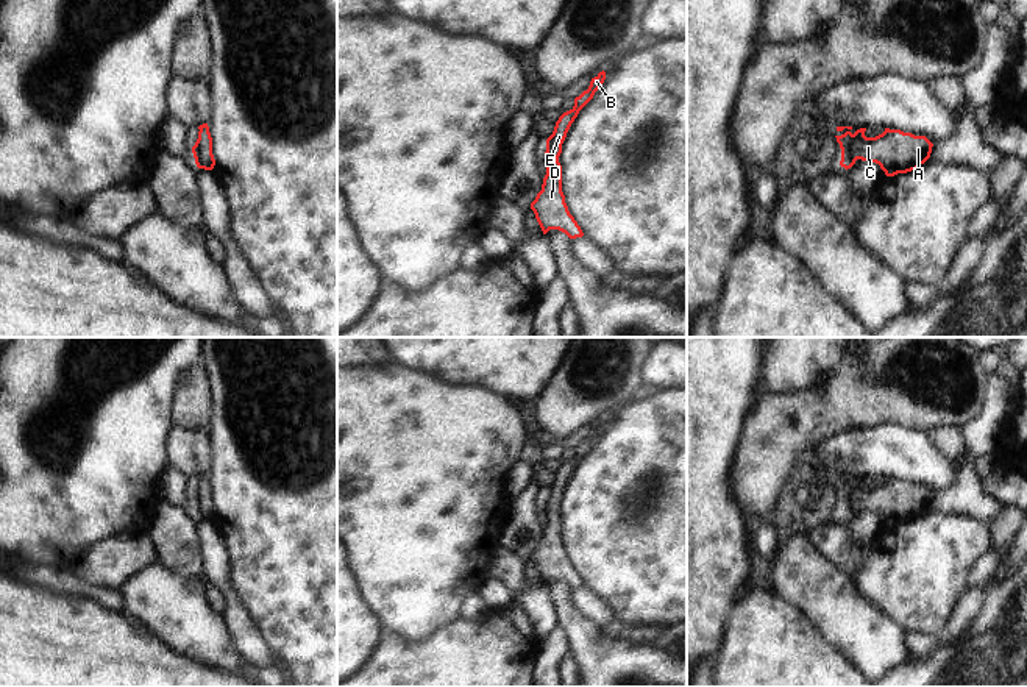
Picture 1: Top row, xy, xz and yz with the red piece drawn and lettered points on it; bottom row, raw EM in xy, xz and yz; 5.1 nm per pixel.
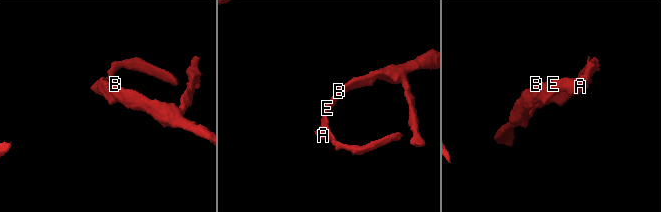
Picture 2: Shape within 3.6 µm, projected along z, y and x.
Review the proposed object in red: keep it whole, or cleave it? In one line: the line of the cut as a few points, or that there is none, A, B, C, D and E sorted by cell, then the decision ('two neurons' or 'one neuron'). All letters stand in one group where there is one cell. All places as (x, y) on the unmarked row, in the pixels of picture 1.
cut none; groups A B C D E; one neuron

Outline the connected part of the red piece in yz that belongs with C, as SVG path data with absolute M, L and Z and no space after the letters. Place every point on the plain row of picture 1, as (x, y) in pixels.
M837 476L837 481L848 479L835 486L841 498L840 515L851 518L857 509L876 512L887 526L916 520L932 503L933 493L926 486L915 486L901 479L890 479L876 487L866 487L866 478L851 482L852 476Z

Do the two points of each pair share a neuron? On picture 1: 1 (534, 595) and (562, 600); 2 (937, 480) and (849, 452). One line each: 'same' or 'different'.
1: different
2: same

